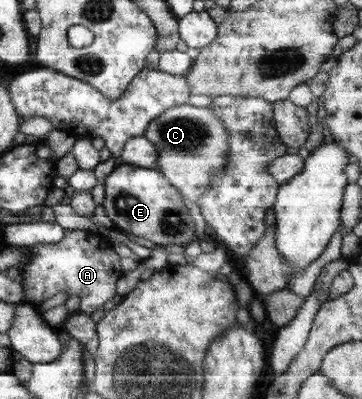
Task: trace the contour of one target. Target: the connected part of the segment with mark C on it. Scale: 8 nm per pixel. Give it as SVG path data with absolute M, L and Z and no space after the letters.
M187 103L171 107L150 122L143 136L159 151L157 169L190 201L199 201L215 173L229 163L229 131L210 108Z

